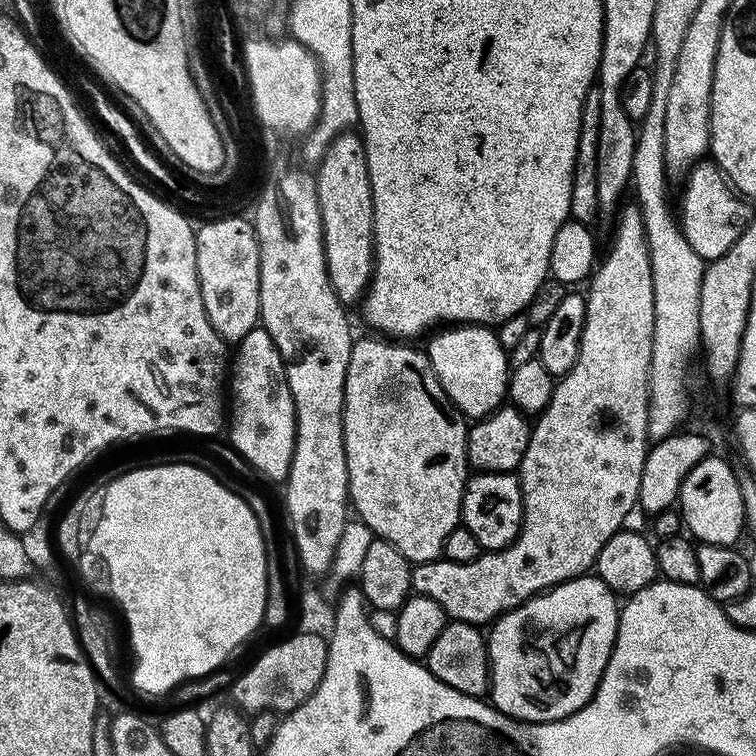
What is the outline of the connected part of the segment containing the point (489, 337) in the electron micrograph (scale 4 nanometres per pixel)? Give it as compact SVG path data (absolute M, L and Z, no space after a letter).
M482 324L444 326L427 337L426 351L438 374L442 390L465 418L481 420L505 403L508 395L508 352L498 342L495 331Z

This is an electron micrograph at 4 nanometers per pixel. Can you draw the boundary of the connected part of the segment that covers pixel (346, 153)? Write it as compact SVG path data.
M352 130L334 138L317 168L320 169L315 170L314 177L330 286L334 286L334 294L338 294L345 306L359 305L372 283L376 267L372 187L363 139Z

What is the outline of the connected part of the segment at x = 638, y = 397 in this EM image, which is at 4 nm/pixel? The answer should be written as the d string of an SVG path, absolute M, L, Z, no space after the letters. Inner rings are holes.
M635 203L626 204L619 209L615 218L614 231L616 230L616 233L612 236L612 245L609 246L605 256L603 253L602 259L597 263L590 277L590 283L587 285L589 288L588 292L586 291L586 322L582 328L578 358L572 369L565 376L559 377L558 383L553 387L550 402L544 407L544 411L535 417L532 424L530 446L526 446L526 454L518 469L520 489L524 495L524 523L520 525L520 533L505 548L499 548L496 552L485 551L474 562L450 562L441 558L413 567L413 593L426 598L434 598L434 602L438 602L438 606L442 606L444 615L449 621L461 620L477 626L491 625L504 613L514 610L519 604L526 603L532 596L547 592L556 584L565 584L568 580L576 579L577 576L591 573L602 546L606 546L606 542L610 542L612 535L625 527L624 519L631 514L632 507L634 509L637 507L642 486L642 470L646 466L650 447L648 399L650 398L652 347L654 346L654 278L650 274L650 254L648 253L648 239L644 233L644 219Z

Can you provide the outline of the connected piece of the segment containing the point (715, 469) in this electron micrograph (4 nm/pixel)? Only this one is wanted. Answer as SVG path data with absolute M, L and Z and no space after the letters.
M710 454L686 478L680 487L678 511L684 517L684 527L699 543L727 544L737 543L740 531L745 531L744 503L740 489L740 476L716 454Z

